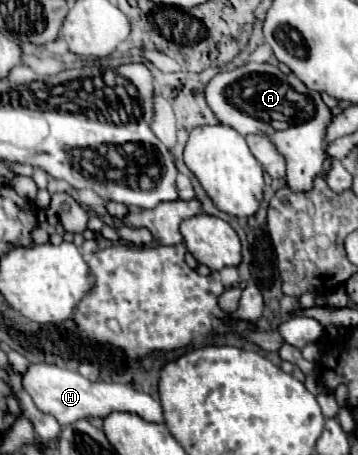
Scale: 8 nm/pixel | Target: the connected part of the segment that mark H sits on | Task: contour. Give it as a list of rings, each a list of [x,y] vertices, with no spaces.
[[[30,364],[30,368],[22,376],[22,384],[24,384],[24,390],[32,396],[38,410],[52,414],[62,426],[68,426],[82,418],[94,418],[94,416],[106,418],[112,412],[130,412],[130,414],[140,416],[146,422],[164,424],[162,404],[158,400],[154,400],[150,394],[138,392],[124,384],[102,382],[102,380],[92,382],[74,370],[58,368],[52,364]]]

